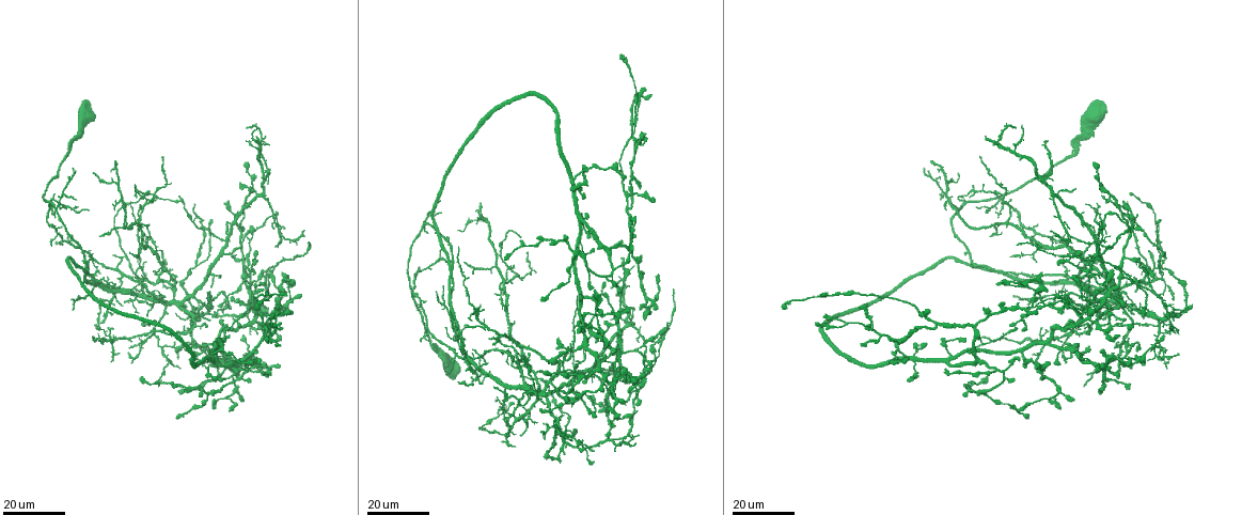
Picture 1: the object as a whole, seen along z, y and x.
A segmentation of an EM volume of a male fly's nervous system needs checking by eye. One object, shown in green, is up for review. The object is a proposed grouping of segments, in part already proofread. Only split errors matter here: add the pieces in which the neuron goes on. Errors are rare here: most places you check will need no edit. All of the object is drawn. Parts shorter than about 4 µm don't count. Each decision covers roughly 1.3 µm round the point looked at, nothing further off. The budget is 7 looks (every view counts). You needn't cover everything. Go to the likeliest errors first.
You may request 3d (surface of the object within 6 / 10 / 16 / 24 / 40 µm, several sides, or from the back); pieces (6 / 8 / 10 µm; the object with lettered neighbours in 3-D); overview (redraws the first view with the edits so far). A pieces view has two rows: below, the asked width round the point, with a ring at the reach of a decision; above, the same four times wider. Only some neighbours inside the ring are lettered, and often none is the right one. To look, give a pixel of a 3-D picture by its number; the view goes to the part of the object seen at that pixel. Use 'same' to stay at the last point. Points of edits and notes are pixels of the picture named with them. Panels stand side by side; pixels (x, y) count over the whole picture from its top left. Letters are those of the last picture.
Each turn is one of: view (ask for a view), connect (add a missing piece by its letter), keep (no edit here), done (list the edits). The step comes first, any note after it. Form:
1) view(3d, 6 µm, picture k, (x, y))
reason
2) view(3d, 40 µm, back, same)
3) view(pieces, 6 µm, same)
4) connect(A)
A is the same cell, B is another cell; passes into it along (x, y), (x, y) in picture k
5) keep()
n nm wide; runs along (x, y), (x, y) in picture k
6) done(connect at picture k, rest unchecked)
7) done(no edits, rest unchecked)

view(3d, 24 µm, picture 1, (474, 351))
free end

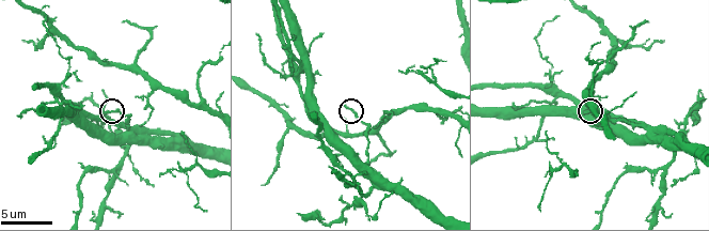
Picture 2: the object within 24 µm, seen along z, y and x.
view(pieces, 10 µm, picture 2, (347, 109))
what lies round it

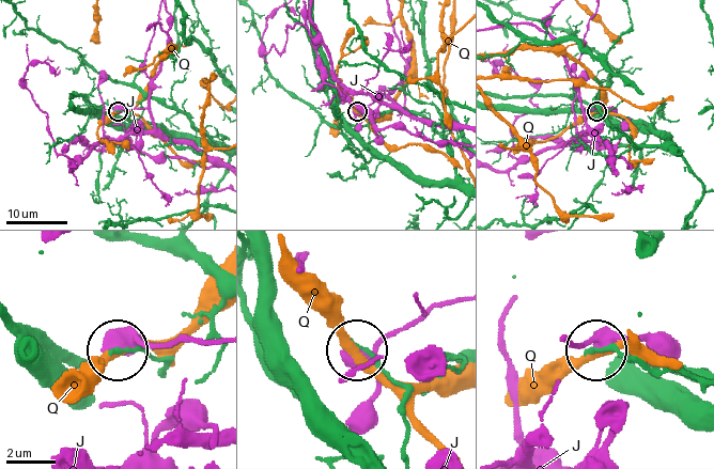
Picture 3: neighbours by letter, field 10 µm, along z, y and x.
keep()
J and Q are other cells; none of them fits

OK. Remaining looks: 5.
view(3d, 16 µm, picture 1, (1076, 190))
an open end

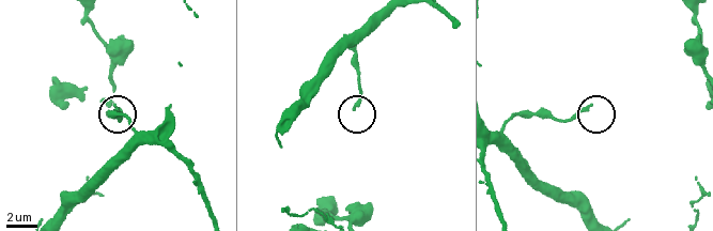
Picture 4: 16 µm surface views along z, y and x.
view(pieces, 6 µm, picture 4, (354, 106))
see the neighbours

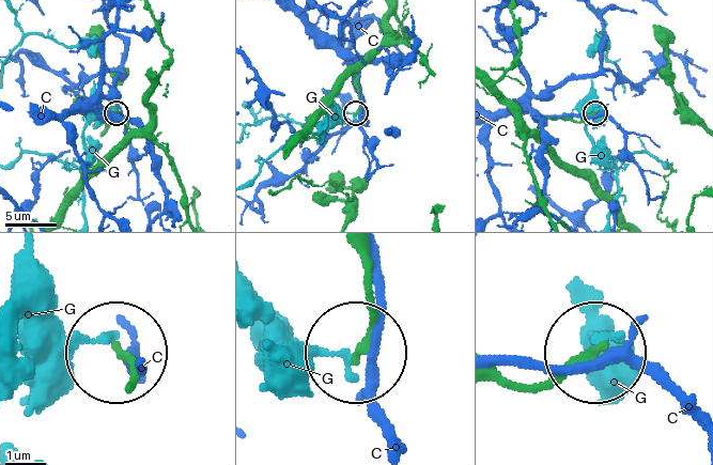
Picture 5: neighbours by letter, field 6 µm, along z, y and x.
keep()
C and G are other cells; runs along (501, 373), (553, 381), (590, 353) in picture 5; none of them fits

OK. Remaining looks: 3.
view(3d, 24 µm, picture 1, (466, 370))
free end

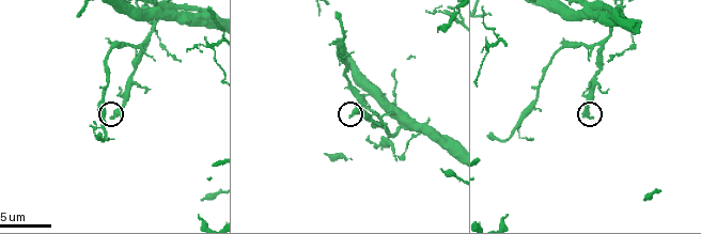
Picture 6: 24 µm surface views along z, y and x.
view(pieces, 8 µm, picture 6, (351, 115))
what lies round it

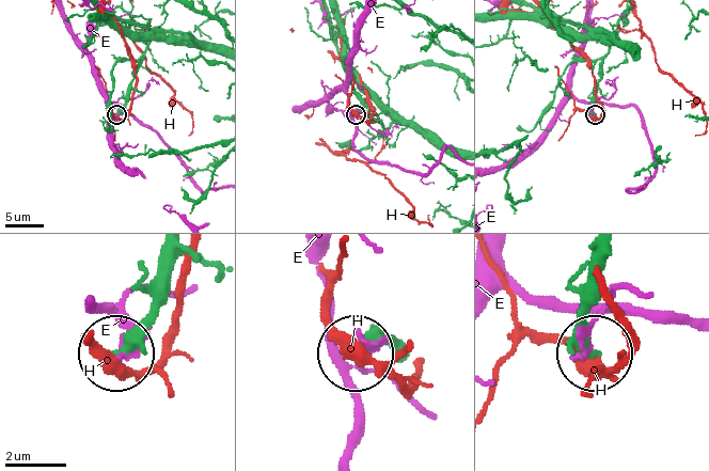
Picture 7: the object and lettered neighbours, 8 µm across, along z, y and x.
keep()
E and H are other cells; runs along (600, 267), (598, 298), (582, 328), (595, 348) in picture 7; none of them fits

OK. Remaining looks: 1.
done(no edits, rest unchecked)

